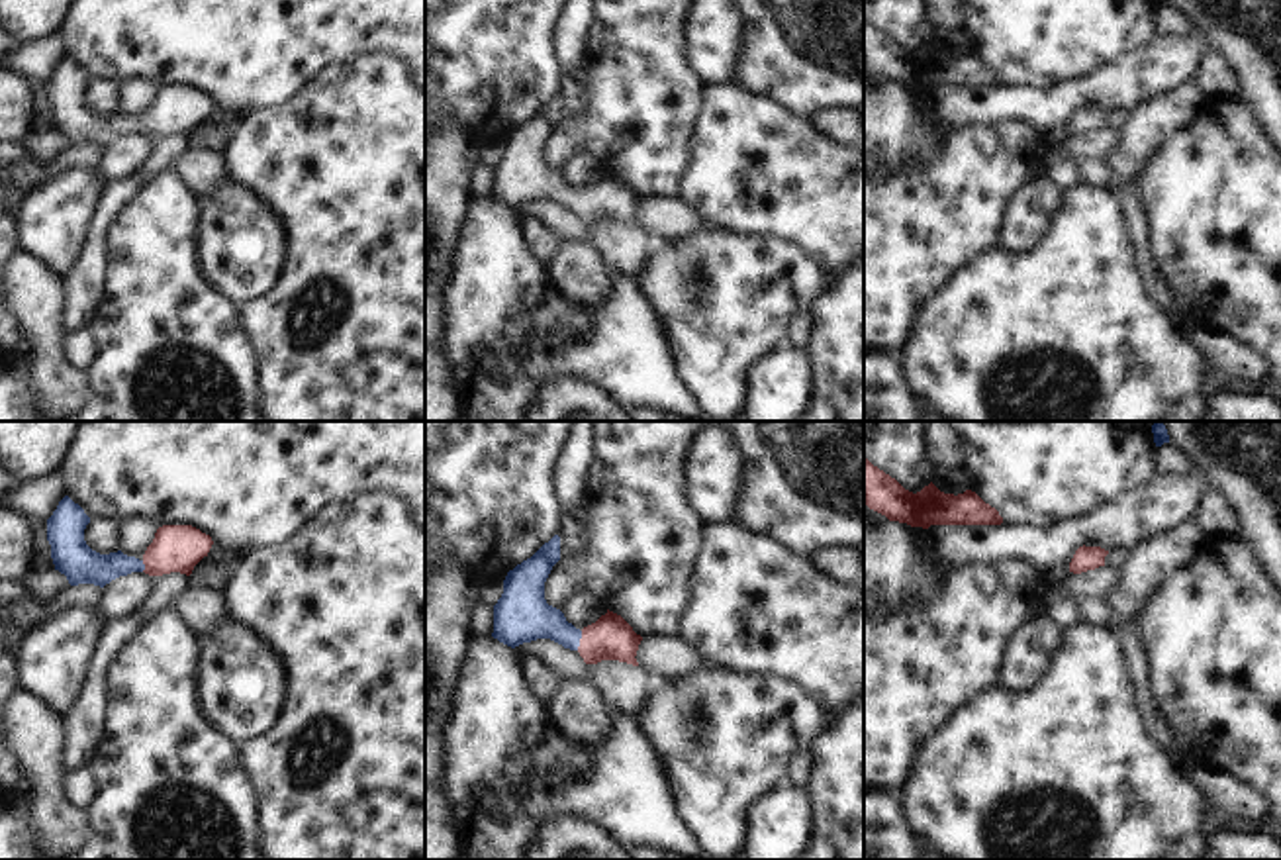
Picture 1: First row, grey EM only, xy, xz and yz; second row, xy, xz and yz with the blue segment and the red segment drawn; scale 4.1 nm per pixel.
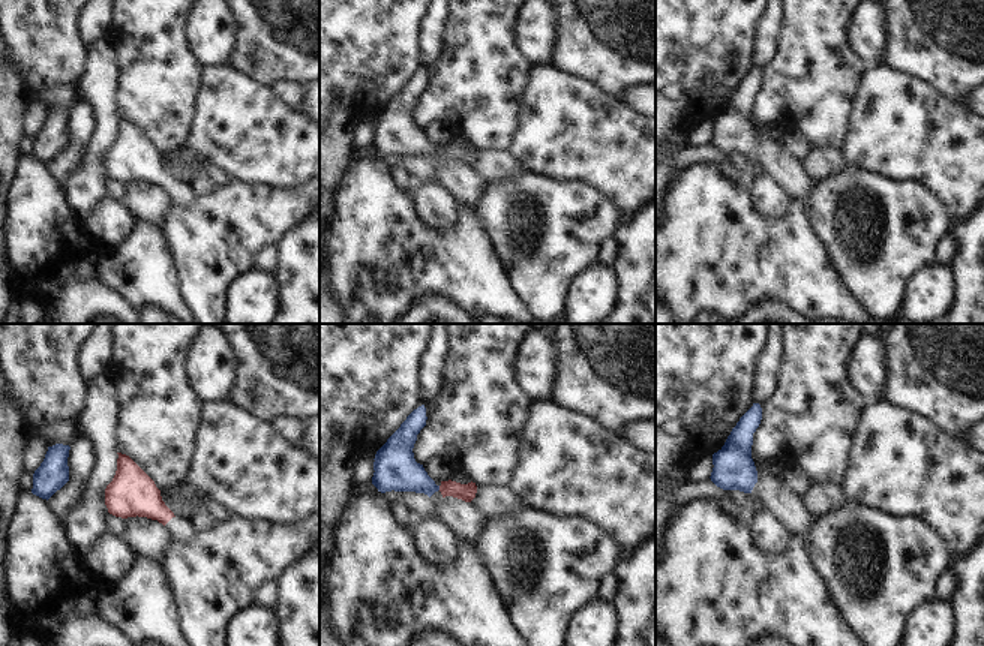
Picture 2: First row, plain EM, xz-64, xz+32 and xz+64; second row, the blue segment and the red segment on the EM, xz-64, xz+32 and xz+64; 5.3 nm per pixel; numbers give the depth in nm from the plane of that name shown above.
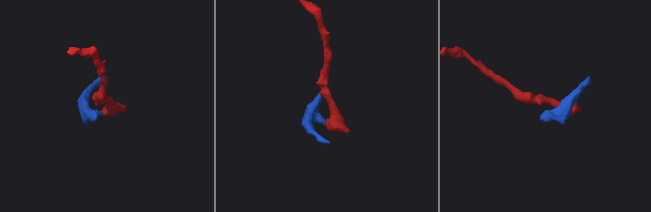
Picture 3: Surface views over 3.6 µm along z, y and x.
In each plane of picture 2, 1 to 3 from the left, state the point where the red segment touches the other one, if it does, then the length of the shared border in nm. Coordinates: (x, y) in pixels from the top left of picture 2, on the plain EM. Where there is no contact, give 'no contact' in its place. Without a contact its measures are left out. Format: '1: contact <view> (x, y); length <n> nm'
1: no contact
2: contact xz+32 (438, 152); length 30 nm
3: no contact

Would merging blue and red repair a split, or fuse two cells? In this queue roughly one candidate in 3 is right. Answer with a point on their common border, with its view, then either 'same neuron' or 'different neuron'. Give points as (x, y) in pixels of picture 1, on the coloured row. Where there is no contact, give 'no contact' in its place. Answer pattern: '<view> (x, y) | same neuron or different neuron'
xz (578, 641) | same neuron

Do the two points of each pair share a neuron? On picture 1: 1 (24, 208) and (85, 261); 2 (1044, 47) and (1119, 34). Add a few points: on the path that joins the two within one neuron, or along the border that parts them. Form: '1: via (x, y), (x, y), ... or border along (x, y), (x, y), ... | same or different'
1: border along (94, 210), (87, 239), (61, 279) | different
2: via (1062, 34), (1101, 34) | same

